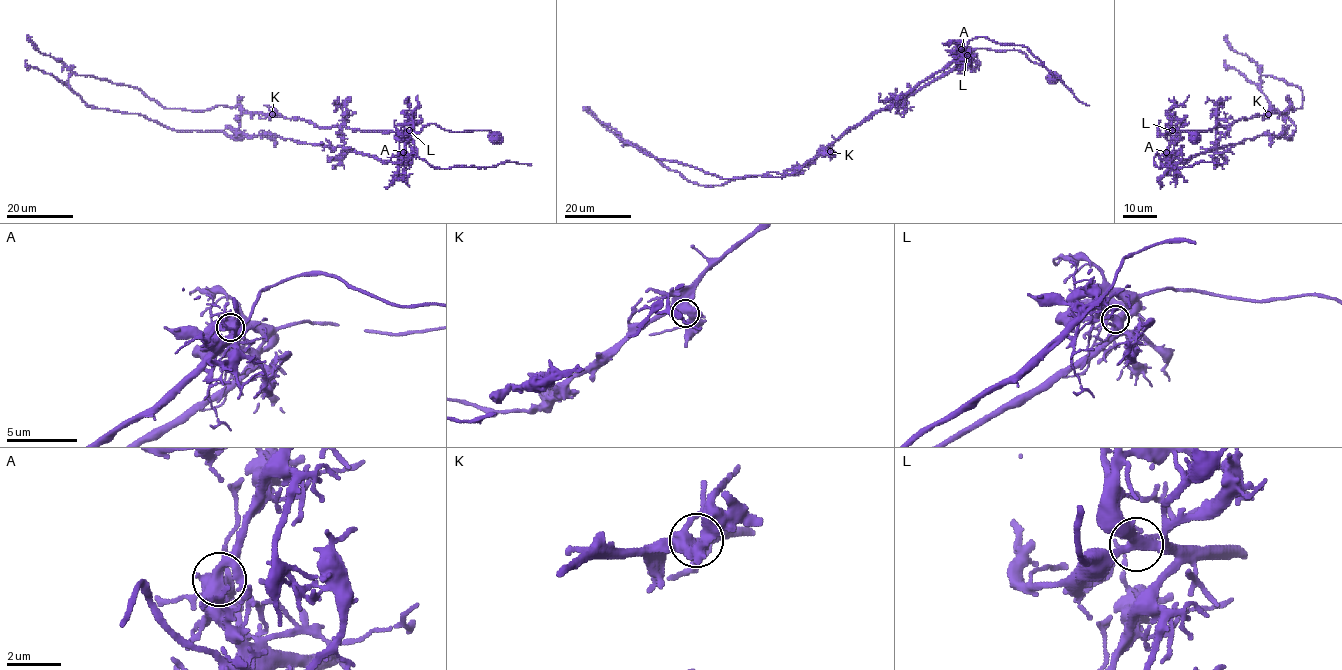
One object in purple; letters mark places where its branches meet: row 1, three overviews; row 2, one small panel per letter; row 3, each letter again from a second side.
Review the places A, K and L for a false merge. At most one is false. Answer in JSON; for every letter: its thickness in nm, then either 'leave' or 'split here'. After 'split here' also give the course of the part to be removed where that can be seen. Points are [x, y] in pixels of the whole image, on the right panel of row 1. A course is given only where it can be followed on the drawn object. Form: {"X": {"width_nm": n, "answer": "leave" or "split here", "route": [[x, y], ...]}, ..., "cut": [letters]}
{"A": {"width_nm": 550, "answer": "split here", "route": [[1167, 152], [1170, 160], [1187, 161], [1197, 154], [1261, 135], [1289, 137], [1294, 132], [1290, 120], [1224, 60]]}, "K": {"width_nm": 480, "answer": "leave"}, "L": {"width_nm": 320, "answer": "leave"}, "cut": ["A"]}

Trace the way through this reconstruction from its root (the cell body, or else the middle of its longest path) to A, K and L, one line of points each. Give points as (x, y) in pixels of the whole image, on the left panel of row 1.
A: (496, 139), (491, 137), (490, 130), (450, 131), (429, 124), (419, 132), (408, 132), (404, 152)
K: (496, 139), (490, 130), (450, 131), (434, 124), (419, 132), (360, 131), (319, 127), (272, 114)
L: (496, 139), (491, 137), (490, 130), (450, 131), (434, 124), (425, 125), (419, 132), (409, 130)

